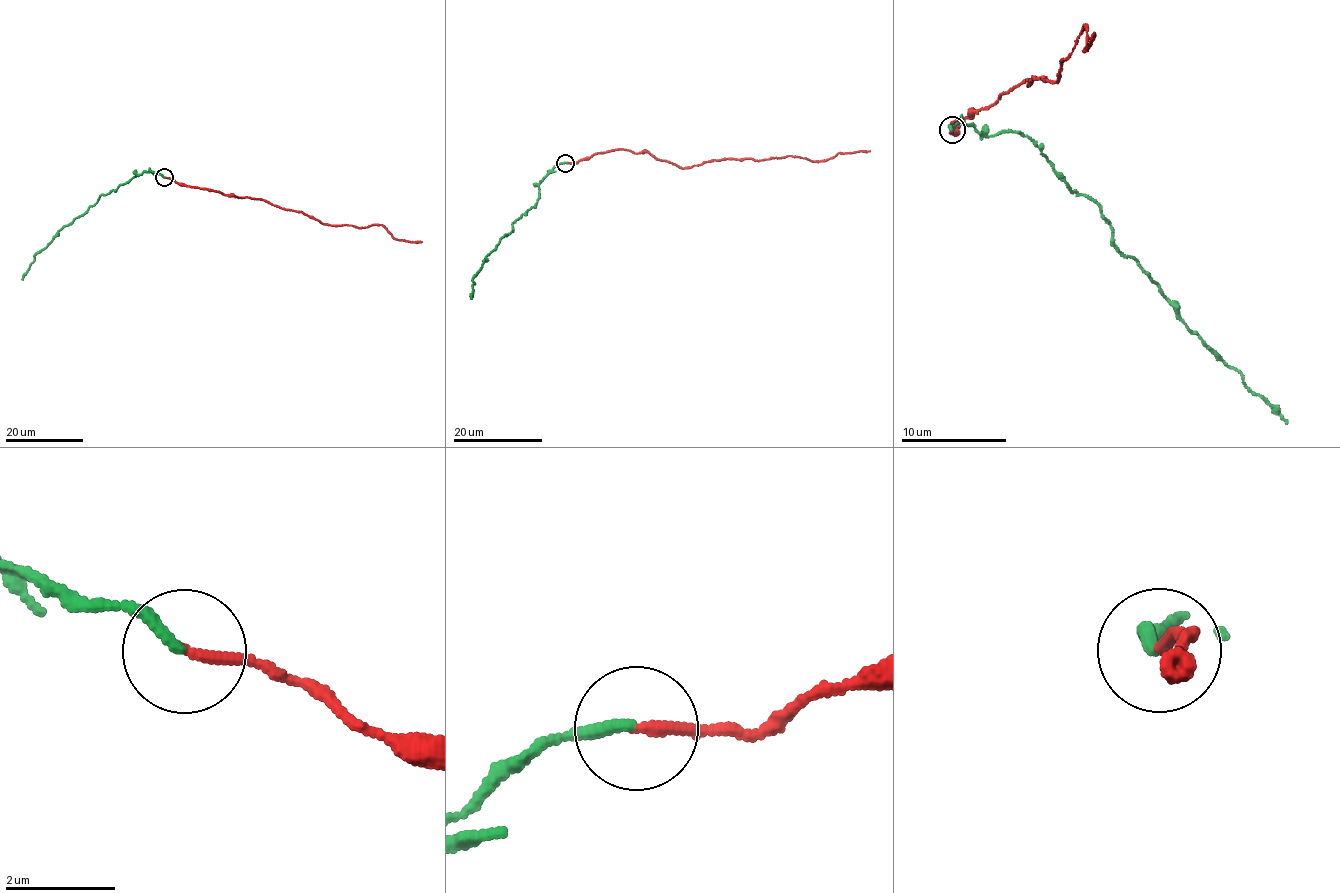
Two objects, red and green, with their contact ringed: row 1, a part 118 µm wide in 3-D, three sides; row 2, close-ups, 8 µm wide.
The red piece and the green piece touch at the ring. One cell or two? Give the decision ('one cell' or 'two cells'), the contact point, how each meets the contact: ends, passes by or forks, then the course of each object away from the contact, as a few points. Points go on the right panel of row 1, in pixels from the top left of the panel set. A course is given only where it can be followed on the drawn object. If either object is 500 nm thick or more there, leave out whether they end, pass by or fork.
two cells; place (952, 130); red ends; green ends; course red (953, 129), (1029, 77), (1054, 82), (1079, 33), (1086, 25), (1085, 51), (1094, 33); course green (953, 129), (1023, 133), (1071, 191), (1091, 196), (1117, 248), (1156, 281), (1188, 330), (1286, 424)

